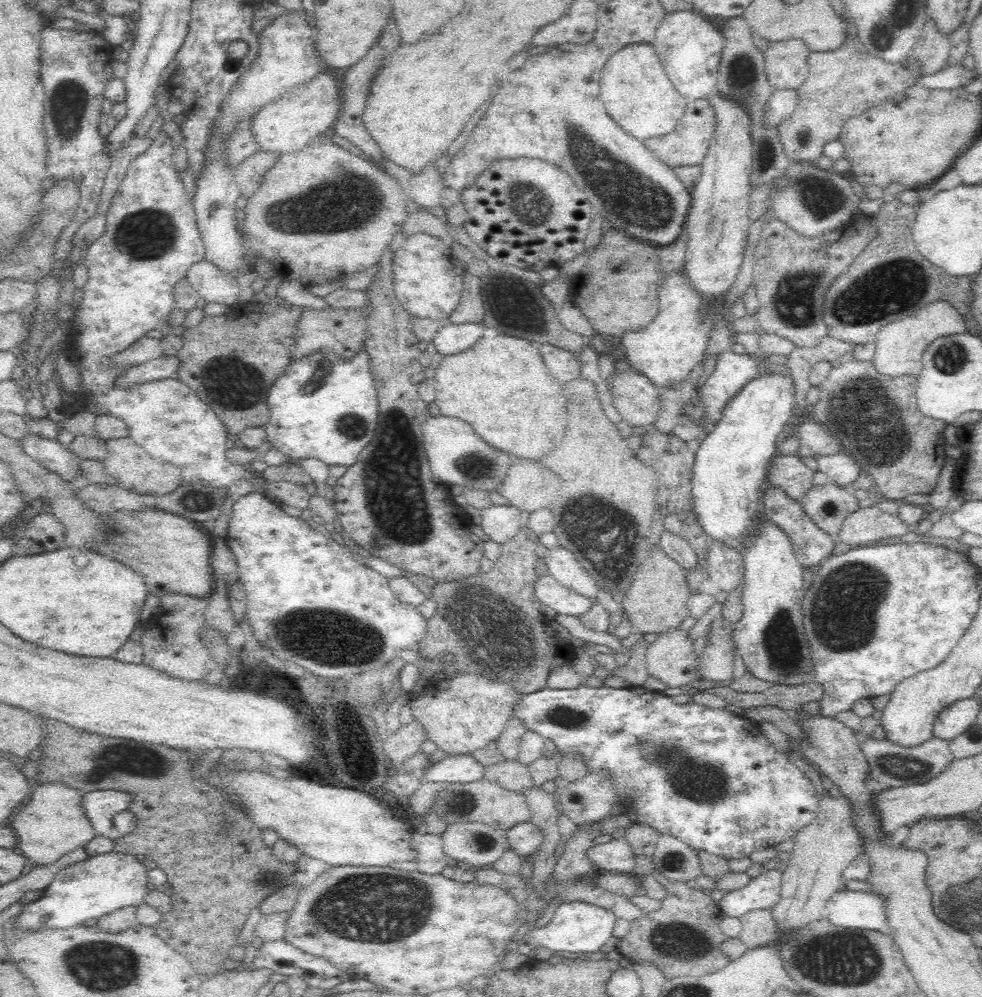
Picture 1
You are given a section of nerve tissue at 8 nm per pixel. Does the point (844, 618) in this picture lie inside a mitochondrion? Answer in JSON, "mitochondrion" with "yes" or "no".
{"mitochondrion":"yes"}

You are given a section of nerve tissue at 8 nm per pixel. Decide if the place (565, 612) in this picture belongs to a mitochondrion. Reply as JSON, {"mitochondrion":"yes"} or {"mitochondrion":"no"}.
{"mitochondrion":"no"}

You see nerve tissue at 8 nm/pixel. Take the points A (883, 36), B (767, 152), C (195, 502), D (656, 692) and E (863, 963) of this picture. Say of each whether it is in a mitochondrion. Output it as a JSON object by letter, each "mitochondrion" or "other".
{"A":"mitochondrion","B":"mitochondrion","C":"mitochondrion","D":"other","E":"mitochondrion"}

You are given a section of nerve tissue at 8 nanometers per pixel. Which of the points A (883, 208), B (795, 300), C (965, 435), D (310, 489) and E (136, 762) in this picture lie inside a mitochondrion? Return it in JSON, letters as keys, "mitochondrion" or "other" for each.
{"A":"other","B":"mitochondrion","C":"other","D":"other","E":"mitochondrion"}

